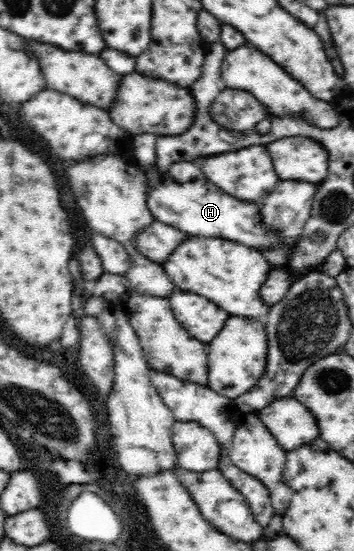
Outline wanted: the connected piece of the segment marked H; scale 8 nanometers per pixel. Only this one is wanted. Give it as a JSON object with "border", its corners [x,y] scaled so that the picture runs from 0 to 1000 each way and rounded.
{"border":[[[492,296],[475,310],[412,314],[412,372],[432,396],[537,428],[644,434],[718,450],[774,450],[794,434],[737,405],[734,368],[701,368],[644,354],[588,328],[548,296]]]}

